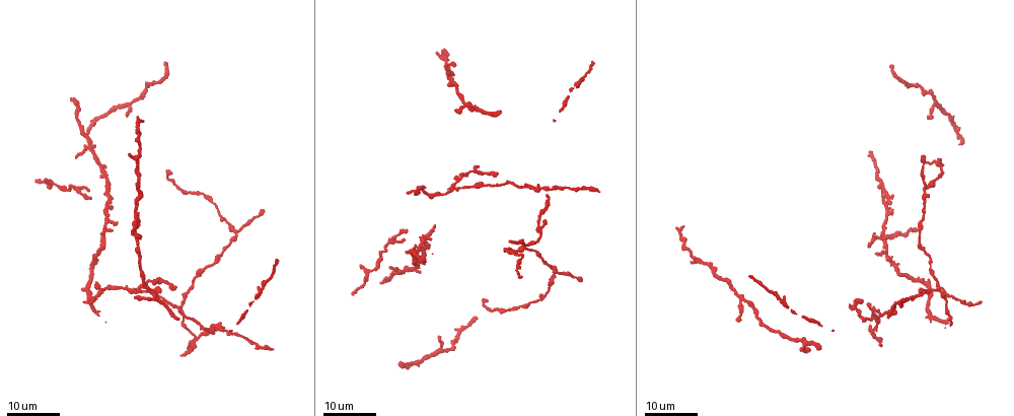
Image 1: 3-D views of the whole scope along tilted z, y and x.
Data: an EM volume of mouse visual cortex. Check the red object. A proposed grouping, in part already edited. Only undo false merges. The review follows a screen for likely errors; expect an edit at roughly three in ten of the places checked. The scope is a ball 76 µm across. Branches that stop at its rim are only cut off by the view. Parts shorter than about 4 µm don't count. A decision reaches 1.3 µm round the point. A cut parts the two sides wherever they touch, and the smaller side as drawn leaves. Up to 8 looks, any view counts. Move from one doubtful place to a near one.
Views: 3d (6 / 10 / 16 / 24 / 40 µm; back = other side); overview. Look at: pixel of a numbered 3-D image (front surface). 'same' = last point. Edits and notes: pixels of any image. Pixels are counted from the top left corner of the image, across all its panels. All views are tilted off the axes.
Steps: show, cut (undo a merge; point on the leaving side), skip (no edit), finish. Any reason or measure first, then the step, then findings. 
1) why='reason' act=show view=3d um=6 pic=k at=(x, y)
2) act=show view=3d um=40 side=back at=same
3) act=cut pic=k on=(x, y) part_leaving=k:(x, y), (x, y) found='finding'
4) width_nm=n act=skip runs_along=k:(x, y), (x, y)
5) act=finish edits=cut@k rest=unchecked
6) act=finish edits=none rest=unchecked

why='thin neck' act=show view=3d um=16 pic=1 at=(183, 303)

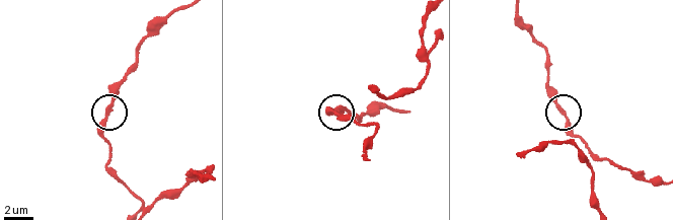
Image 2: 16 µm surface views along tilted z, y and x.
act=show view=3d um=6 pic=2 at=(108, 108)

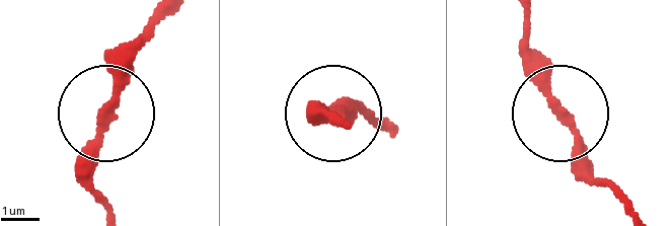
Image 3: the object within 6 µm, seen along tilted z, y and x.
act=skip found='continuous, no second cell'

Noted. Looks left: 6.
why='looks like a crossing' act=show view=3d um=16 pic=1 at=(454, 184)

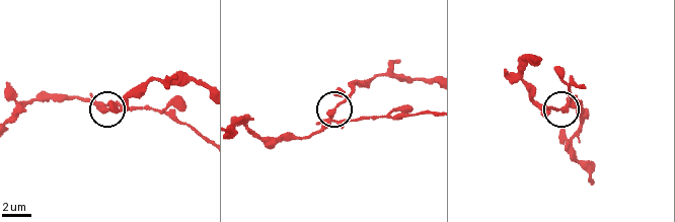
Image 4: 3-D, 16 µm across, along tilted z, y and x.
act=show view=3d um=6 pic=4 at=(104, 108)

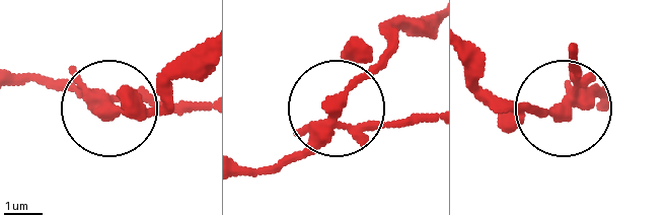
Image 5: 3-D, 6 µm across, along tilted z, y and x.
width_nm=300 act=cut pic=5 on=(378, 128) part_leaving=5:(325, 128), (400, 127), (430, 115) found='two cells meet here'

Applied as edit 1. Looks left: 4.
act=show view=3d um=24 pic=1 at=(109, 286)

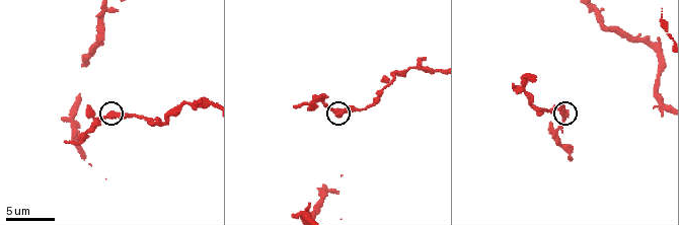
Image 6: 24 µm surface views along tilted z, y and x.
why='zoom in' act=show view=3d um=6 pic=6 at=(337, 111)

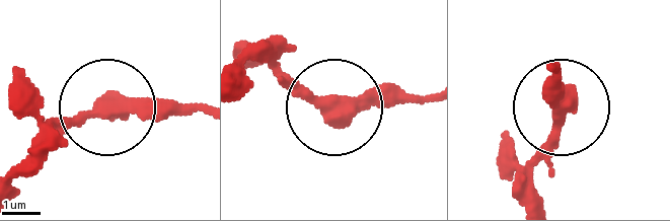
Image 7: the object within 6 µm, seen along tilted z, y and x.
act=show view=3d um=6 side=back pic=7 at=(102, 108)

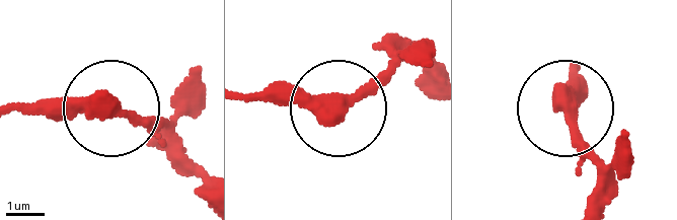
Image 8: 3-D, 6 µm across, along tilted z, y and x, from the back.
act=skip found='one cell here'

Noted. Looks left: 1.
act=finish edits=cut@5 rest=unchecked

